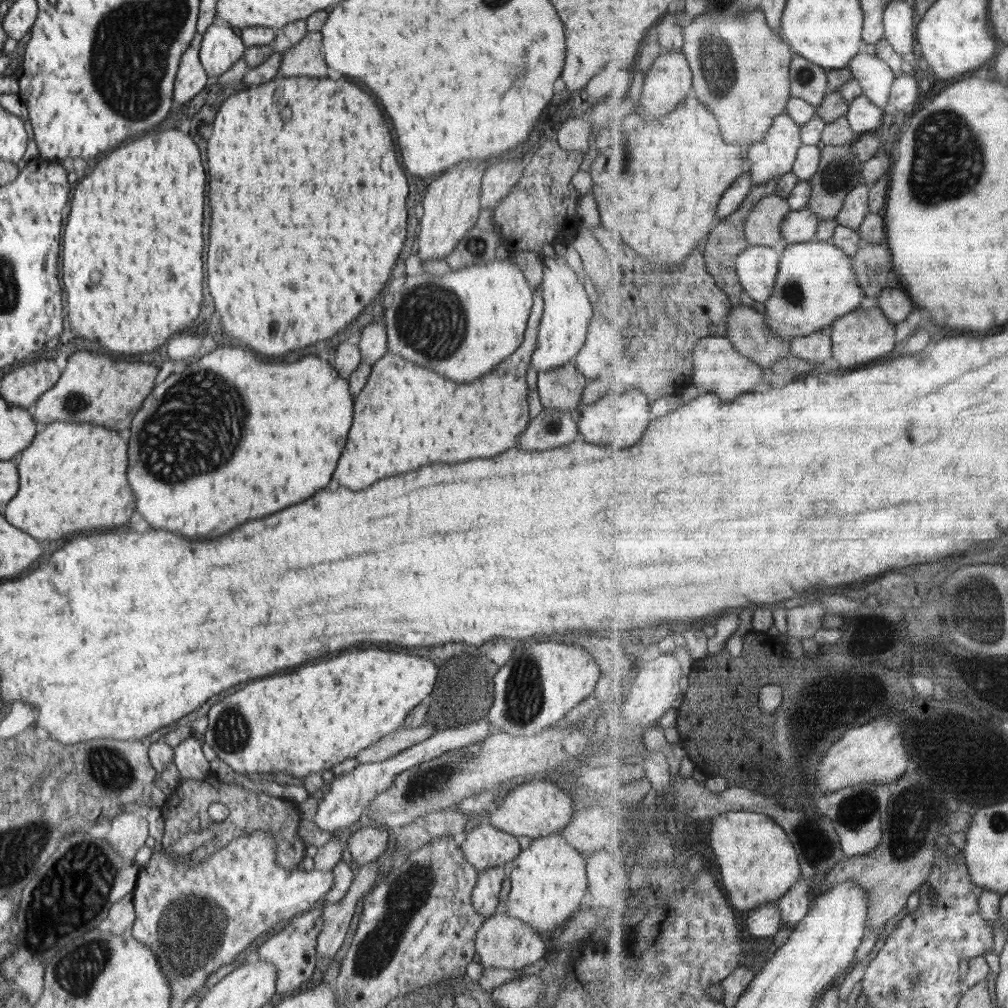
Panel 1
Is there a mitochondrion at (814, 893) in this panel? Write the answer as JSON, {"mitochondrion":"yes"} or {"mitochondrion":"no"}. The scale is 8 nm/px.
{"mitochondrion":"no"}

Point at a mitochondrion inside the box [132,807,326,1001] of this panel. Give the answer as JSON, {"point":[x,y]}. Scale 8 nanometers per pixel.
{"point":[199,926]}

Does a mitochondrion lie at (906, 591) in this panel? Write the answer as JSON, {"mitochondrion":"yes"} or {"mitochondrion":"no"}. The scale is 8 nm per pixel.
{"mitochondrion":"yes"}

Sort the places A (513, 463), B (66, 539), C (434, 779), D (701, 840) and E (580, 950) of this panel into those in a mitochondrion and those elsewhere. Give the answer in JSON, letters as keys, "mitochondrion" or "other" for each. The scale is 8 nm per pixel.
{"A":"other","B":"other","C":"mitochondrion","D":"other","E":"other"}

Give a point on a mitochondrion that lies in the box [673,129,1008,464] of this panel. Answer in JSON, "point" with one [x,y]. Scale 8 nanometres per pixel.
{"point":[838,176]}

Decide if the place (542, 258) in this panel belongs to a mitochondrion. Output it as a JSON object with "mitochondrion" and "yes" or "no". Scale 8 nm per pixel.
{"mitochondrion":"no"}

